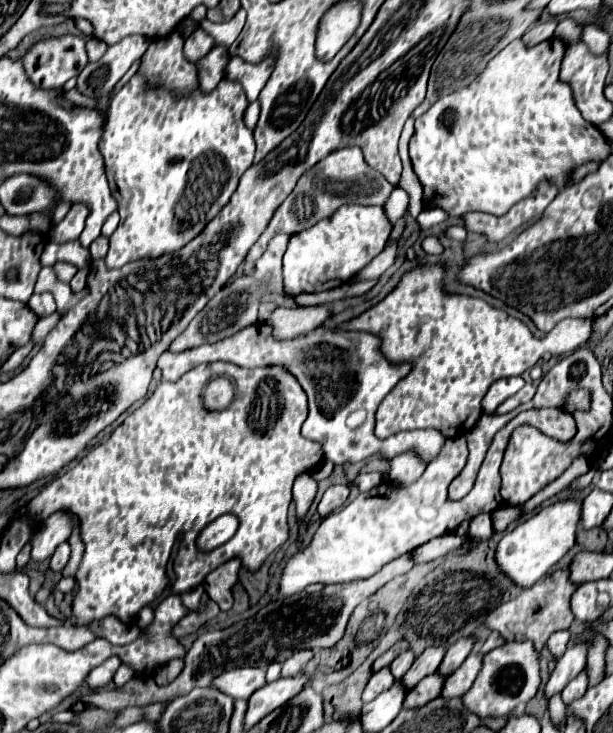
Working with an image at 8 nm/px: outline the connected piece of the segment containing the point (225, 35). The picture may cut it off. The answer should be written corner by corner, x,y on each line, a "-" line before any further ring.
244,8
240,9
240,12
230,20
230,22
222,22
222,24
216,24
216,22
210,22
210,20
202,20
200,26
214,36
214,40
226,48
230,48
234,44
234,40
238,38
238,34
242,32
246,22
247,12

